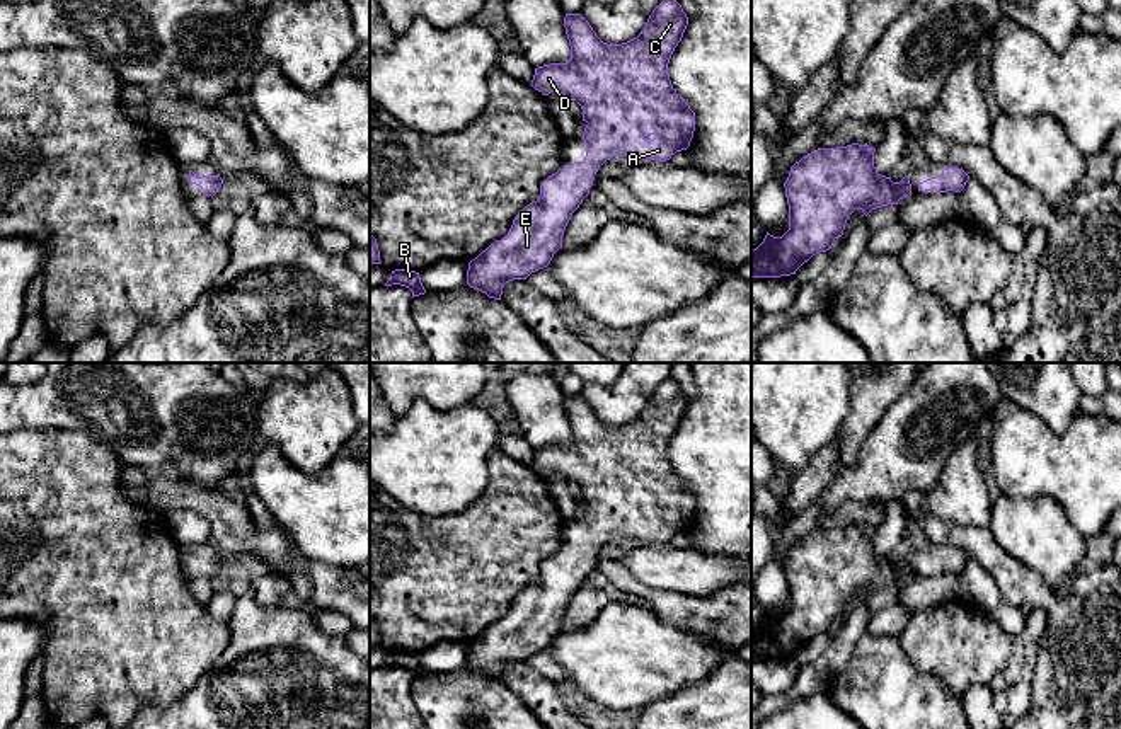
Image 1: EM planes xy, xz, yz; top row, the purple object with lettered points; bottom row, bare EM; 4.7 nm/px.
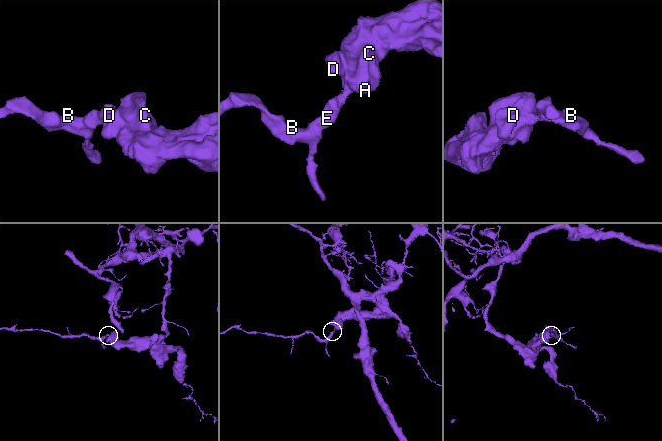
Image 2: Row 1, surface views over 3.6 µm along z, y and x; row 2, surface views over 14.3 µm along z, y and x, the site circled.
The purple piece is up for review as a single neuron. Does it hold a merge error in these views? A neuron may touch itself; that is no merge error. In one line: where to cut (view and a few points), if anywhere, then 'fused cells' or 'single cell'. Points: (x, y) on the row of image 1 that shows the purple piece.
no cut; single cell

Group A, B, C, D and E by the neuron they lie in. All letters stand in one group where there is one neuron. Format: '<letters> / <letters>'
A B C D E

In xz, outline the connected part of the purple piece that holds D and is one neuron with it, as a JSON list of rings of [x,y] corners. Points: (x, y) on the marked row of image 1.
[[[663,0],[637,37],[622,44],[606,44],[581,14],[566,14],[564,27],[571,60],[535,68],[530,85],[543,95],[560,92],[581,106],[583,121],[588,123],[583,133],[586,157],[549,175],[540,186],[538,199],[515,216],[508,235],[469,262],[467,284],[470,288],[501,300],[506,283],[526,279],[532,273],[547,267],[554,254],[562,249],[564,230],[589,194],[596,172],[612,157],[635,155],[647,162],[666,162],[690,146],[695,112],[673,89],[668,75],[670,58],[687,26],[688,17],[681,5],[676,0]]]

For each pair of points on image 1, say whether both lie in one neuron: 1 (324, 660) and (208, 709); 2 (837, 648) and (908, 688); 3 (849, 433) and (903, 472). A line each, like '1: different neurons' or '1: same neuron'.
1: same neuron
2: different neurons
3: different neurons

